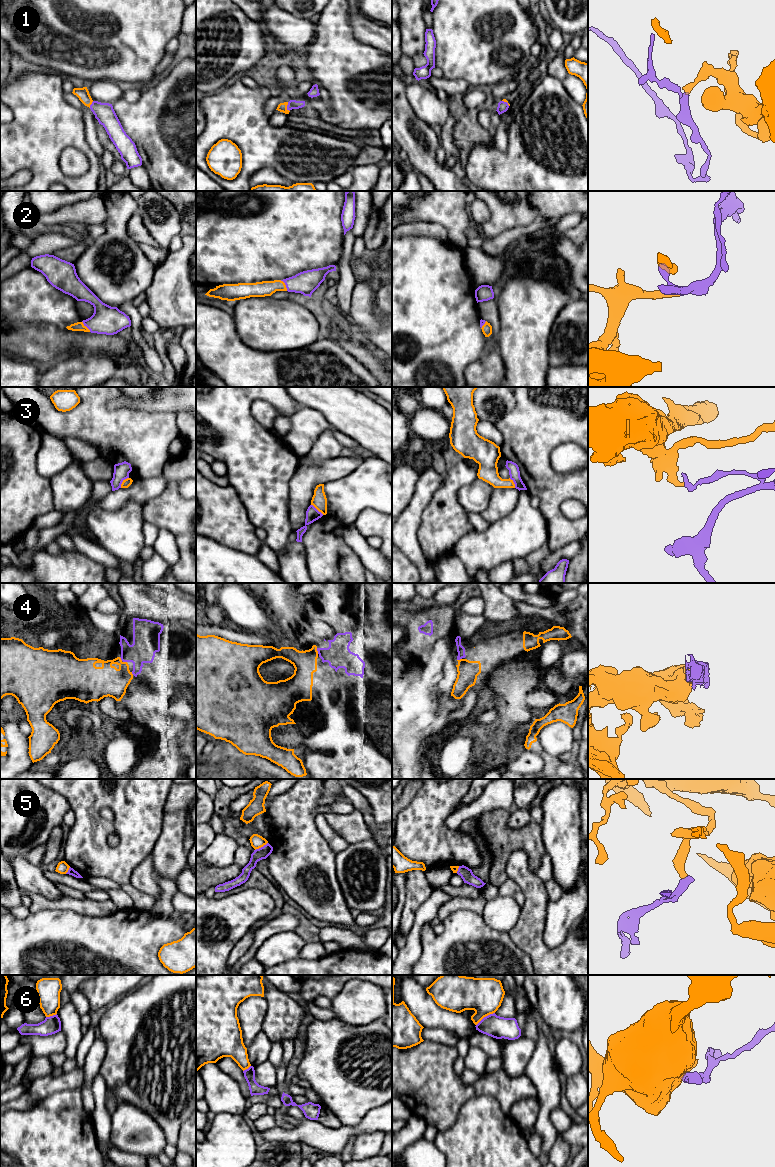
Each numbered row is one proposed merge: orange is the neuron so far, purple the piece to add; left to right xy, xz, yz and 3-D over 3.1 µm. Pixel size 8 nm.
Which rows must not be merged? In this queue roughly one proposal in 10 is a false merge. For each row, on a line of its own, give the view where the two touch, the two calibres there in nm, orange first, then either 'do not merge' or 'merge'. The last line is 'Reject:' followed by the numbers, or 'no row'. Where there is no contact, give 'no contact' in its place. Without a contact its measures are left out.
1: xz | 80/80 nm | merge
2: xz | 130/190 nm | merge
3: xy | 70/130 nm | do not merge
4: xy | 260/220 nm | merge
5: xz | 110/100 nm | do not merge
6: yz | 280/180 nm | do not merge
Reject: 3, 5, 6

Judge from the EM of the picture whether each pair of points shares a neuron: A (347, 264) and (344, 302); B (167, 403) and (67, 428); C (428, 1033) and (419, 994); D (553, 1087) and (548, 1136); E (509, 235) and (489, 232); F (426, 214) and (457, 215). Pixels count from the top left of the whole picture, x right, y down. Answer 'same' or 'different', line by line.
A: same
B: different
C: different
D: same
E: different
F: same

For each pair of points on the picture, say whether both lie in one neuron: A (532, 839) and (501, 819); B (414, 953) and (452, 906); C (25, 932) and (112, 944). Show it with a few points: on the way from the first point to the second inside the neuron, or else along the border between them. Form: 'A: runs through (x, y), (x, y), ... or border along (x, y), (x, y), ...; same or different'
A: runs through (523, 839), (514, 839), (503, 828); same
B: border along (452, 898), (438, 909), (436, 916); different
C: runs through (47, 939), (66, 939), (90, 944); same

